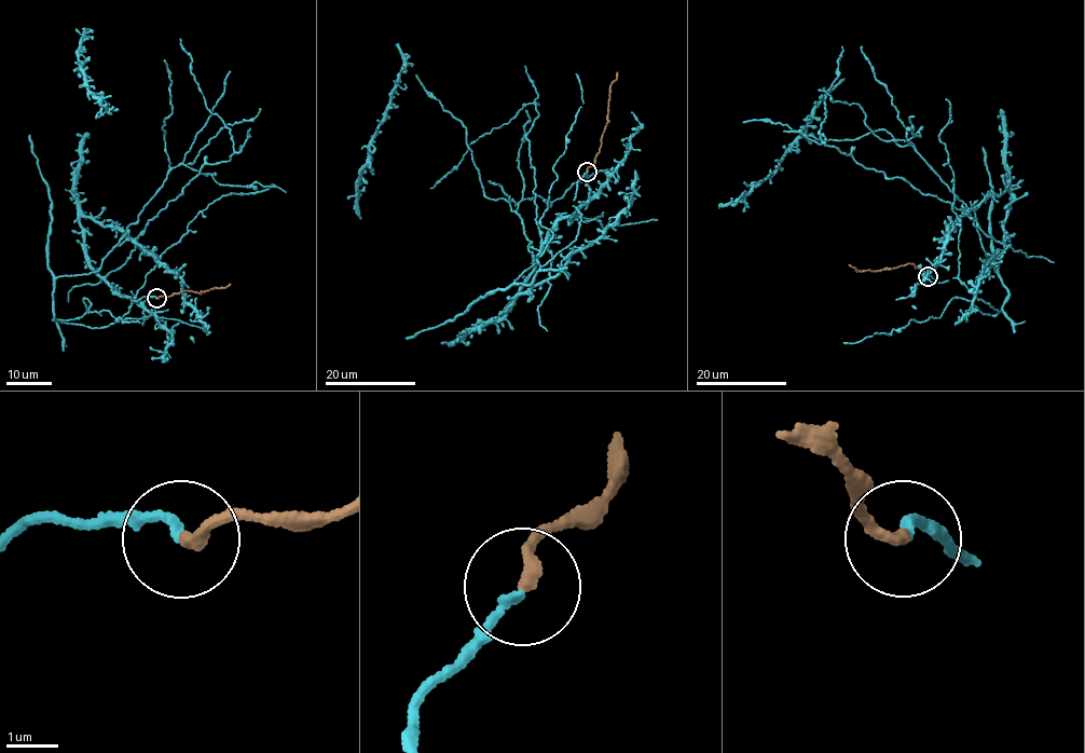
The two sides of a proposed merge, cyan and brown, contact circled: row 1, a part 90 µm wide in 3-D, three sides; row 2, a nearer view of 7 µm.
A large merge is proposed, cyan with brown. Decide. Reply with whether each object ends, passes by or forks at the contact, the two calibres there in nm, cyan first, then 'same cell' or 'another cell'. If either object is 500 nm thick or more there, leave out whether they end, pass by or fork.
cyan ends; brown ends; calibres 160 and 220 nm; same cell

